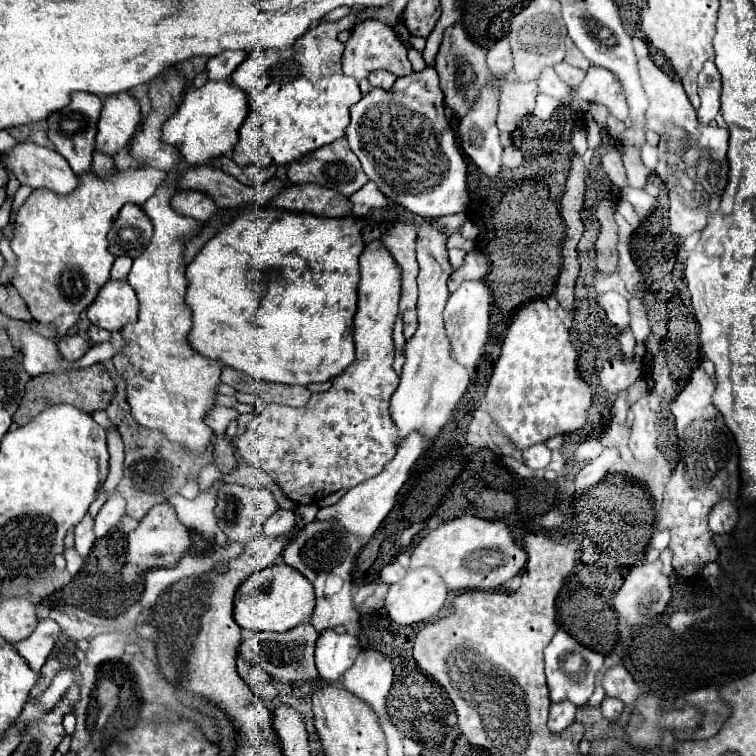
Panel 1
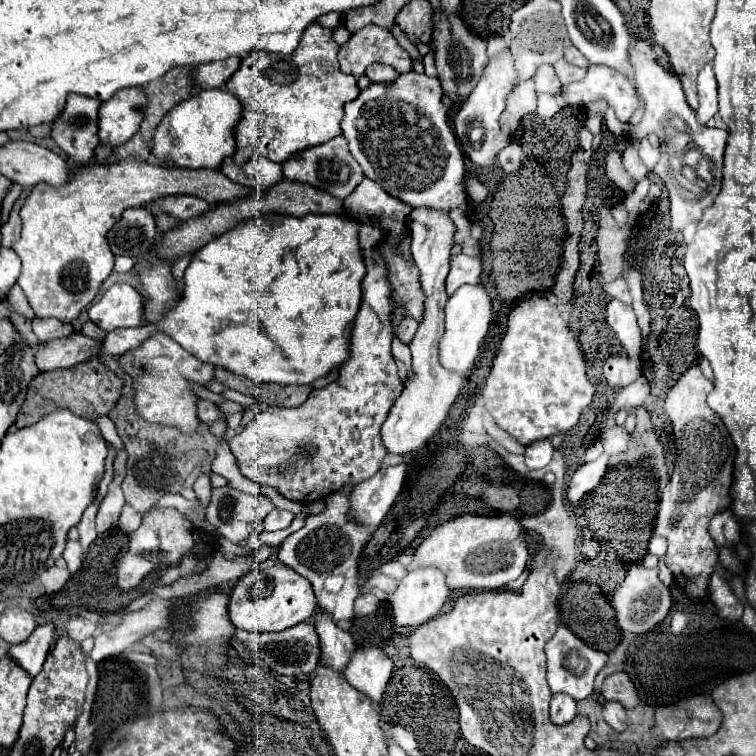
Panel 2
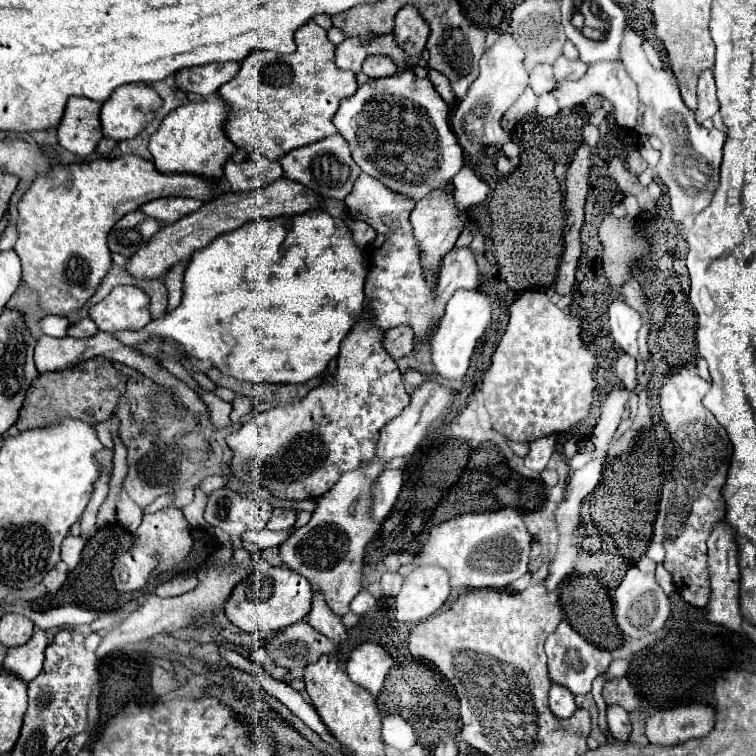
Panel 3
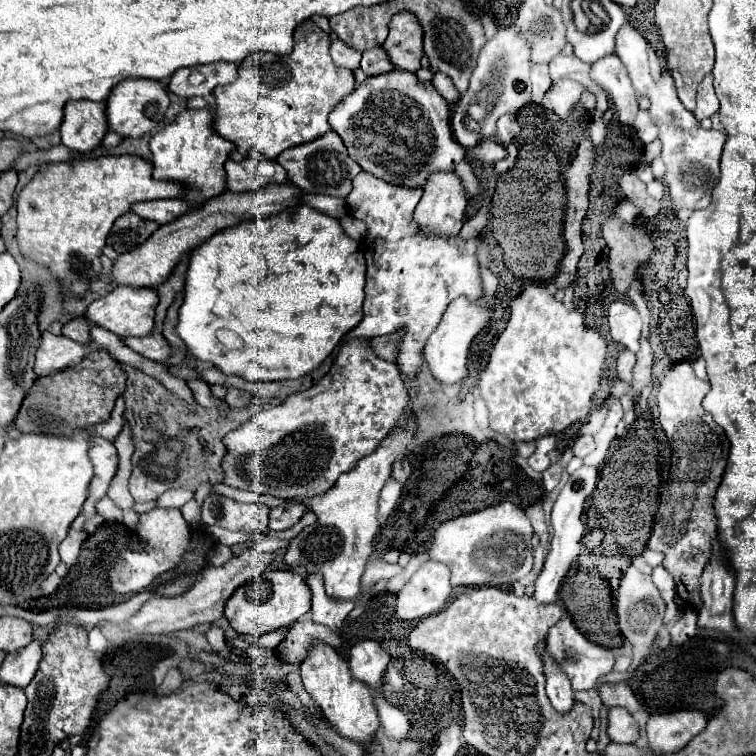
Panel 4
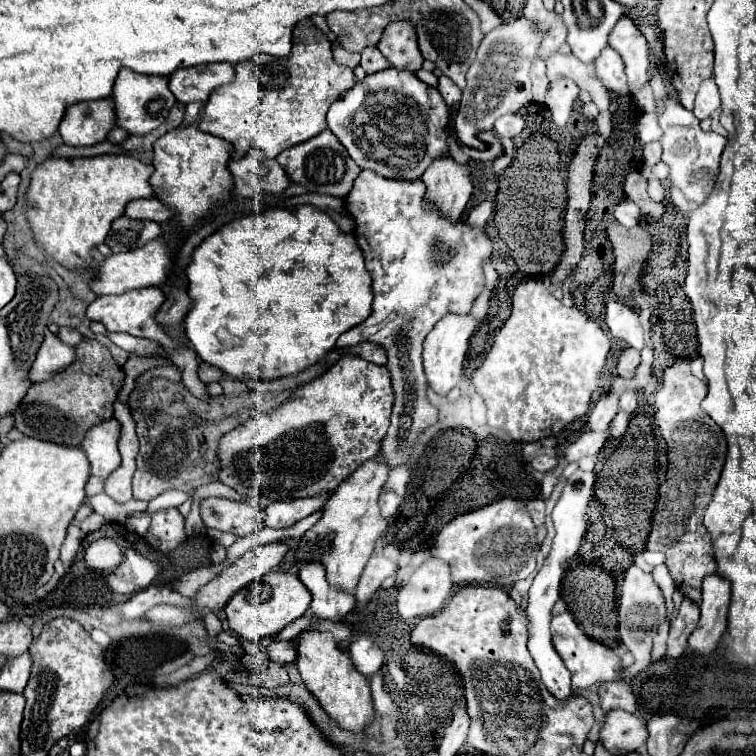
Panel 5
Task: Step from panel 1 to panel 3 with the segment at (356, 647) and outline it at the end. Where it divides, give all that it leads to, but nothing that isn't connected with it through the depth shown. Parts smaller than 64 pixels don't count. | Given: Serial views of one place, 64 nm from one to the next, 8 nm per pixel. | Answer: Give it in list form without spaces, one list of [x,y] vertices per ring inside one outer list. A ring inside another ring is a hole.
[[[314,590],[314,598],[312,598],[312,610],[308,614],[308,622],[320,630],[322,634],[326,634],[330,640],[334,640],[338,646],[344,646],[348,642],[346,636],[346,628],[342,624],[342,616],[334,614],[330,610],[330,606],[326,606],[326,600],[322,598],[322,594],[318,594],[318,590]]]

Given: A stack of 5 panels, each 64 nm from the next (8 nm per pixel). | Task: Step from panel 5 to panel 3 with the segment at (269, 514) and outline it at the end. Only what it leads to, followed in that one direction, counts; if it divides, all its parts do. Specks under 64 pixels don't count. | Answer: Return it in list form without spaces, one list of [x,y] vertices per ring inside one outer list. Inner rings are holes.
[[[274,508],[270,520],[268,520],[268,530],[288,530],[296,522],[296,510],[284,510],[284,508]]]

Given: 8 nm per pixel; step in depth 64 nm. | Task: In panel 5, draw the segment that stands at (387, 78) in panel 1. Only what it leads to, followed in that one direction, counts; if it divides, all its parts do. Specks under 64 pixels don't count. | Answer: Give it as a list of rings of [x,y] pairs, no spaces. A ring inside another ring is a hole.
[[[370,46],[370,48],[362,50],[362,62],[360,62],[360,66],[364,68],[366,74],[374,74],[374,72],[386,70],[390,64],[386,62],[386,58],[382,56],[382,52],[376,46]]]

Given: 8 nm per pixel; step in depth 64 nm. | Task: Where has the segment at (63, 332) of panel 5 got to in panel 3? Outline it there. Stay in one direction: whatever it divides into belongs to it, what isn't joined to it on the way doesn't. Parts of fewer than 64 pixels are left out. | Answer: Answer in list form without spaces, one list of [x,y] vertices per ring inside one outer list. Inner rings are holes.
[[[82,318],[76,324],[68,326],[68,336],[74,336],[74,338],[86,338],[86,336],[92,336],[96,332],[98,332],[98,328],[90,318]]]

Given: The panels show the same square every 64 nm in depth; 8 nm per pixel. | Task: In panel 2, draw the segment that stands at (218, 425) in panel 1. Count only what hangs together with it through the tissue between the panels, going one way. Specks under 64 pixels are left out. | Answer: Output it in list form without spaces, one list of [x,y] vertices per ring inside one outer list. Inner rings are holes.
[[[198,398],[196,404],[198,404],[198,406],[196,406],[196,408],[198,408],[198,418],[200,418],[202,422],[212,424],[214,420],[220,418],[220,410],[216,408],[216,404],[212,404],[212,402],[208,402],[208,400],[202,400],[202,398]]]

